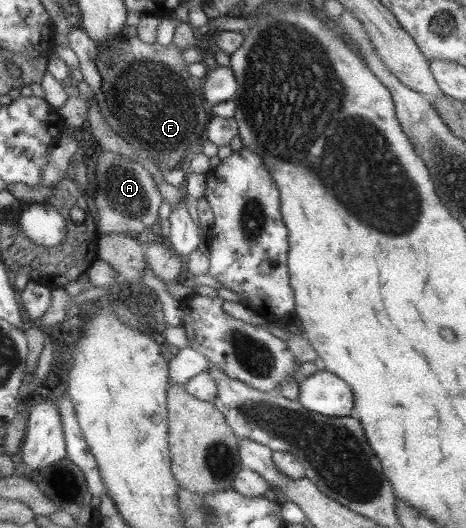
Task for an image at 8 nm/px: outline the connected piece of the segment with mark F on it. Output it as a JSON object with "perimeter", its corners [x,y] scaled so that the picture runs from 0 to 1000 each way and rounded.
{"perimeter":[[[270,45],[258,51],[249,68],[234,80],[230,93],[219,93],[206,102],[206,131],[219,150],[215,170],[232,201],[240,205],[270,205],[270,208],[232,208],[240,223],[270,235],[266,267],[279,265],[283,284],[300,284],[324,303],[335,303],[339,316],[388,314],[403,280],[408,288],[421,277],[421,290],[429,288],[444,261],[440,246],[451,225],[444,210],[442,191],[433,174],[433,152],[408,144],[401,133],[399,116],[391,114],[393,95],[365,78],[356,87],[318,83],[294,70],[294,51],[279,51]]]}

